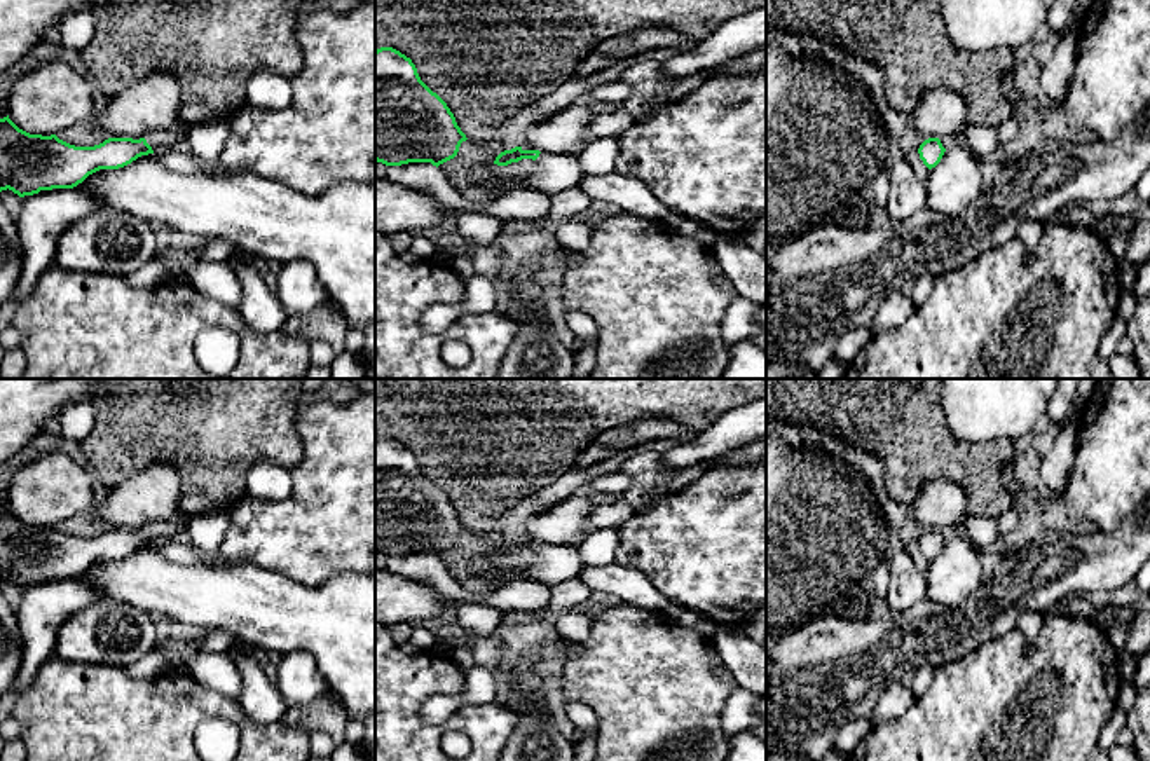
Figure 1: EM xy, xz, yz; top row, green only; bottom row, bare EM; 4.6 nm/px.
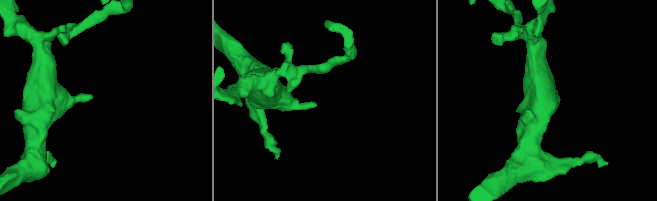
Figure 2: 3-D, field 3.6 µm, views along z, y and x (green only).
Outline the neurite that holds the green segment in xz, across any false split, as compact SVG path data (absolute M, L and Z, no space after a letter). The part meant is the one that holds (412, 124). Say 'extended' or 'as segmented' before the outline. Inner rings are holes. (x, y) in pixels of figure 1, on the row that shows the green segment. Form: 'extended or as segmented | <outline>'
as segmented | M393 47L375 51L375 161L386 166L454 159L466 134L447 103Z

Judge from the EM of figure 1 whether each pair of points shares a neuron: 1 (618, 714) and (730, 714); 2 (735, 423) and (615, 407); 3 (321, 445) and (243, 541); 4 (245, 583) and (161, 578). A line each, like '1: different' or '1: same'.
1: different
2: different
3: same
4: same

